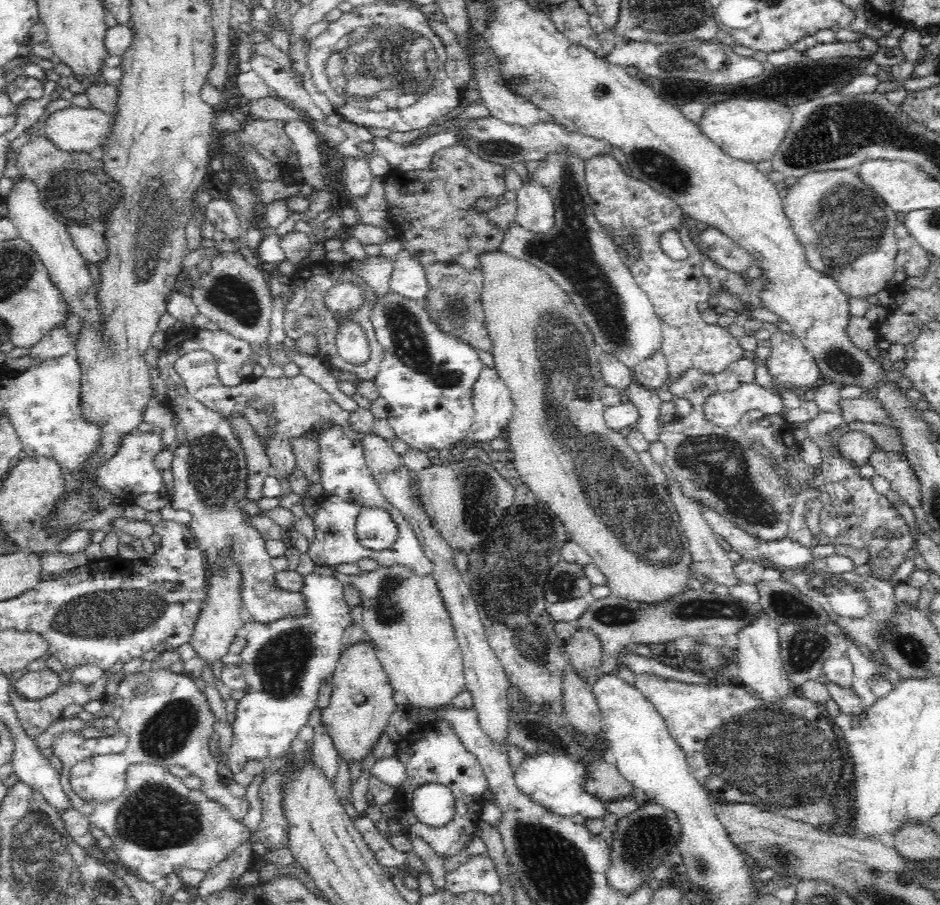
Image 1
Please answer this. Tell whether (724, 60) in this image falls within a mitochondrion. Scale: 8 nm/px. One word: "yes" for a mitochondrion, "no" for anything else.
yes

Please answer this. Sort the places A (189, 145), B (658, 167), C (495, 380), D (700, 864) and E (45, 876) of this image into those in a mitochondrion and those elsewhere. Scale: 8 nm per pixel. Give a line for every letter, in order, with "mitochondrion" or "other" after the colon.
A: other
B: mitochondrion
C: other
D: mitochondrion
E: mitochondrion

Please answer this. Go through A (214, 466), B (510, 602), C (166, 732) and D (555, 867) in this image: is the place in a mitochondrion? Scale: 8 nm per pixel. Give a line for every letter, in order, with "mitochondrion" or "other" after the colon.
A: mitochondrion
B: mitochondrion
C: mitochondrion
D: mitochondrion

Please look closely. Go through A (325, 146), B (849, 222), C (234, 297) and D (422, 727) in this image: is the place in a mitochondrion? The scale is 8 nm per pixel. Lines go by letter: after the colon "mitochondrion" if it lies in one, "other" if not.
A: other
B: mitochondrion
C: mitochondrion
D: other

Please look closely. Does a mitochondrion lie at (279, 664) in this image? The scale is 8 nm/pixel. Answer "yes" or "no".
yes

